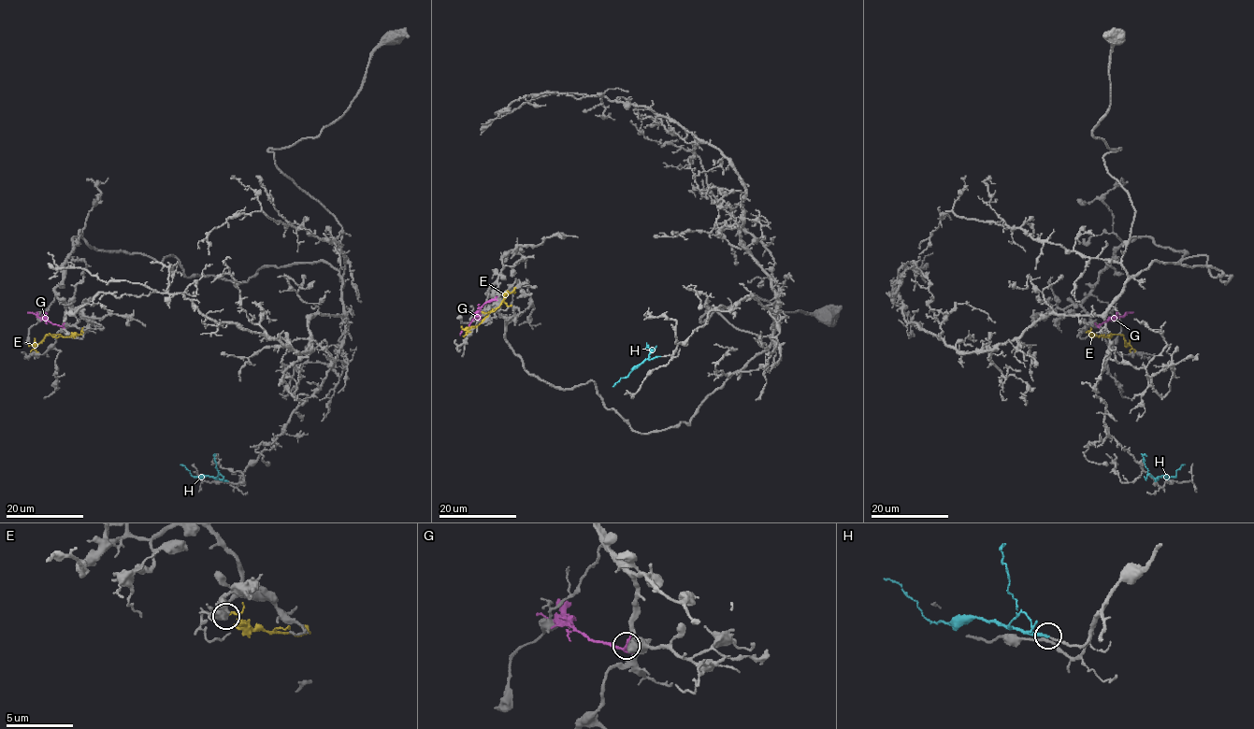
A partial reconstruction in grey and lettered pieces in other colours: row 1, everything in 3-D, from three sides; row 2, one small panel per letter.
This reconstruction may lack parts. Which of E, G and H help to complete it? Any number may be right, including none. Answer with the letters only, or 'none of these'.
H

